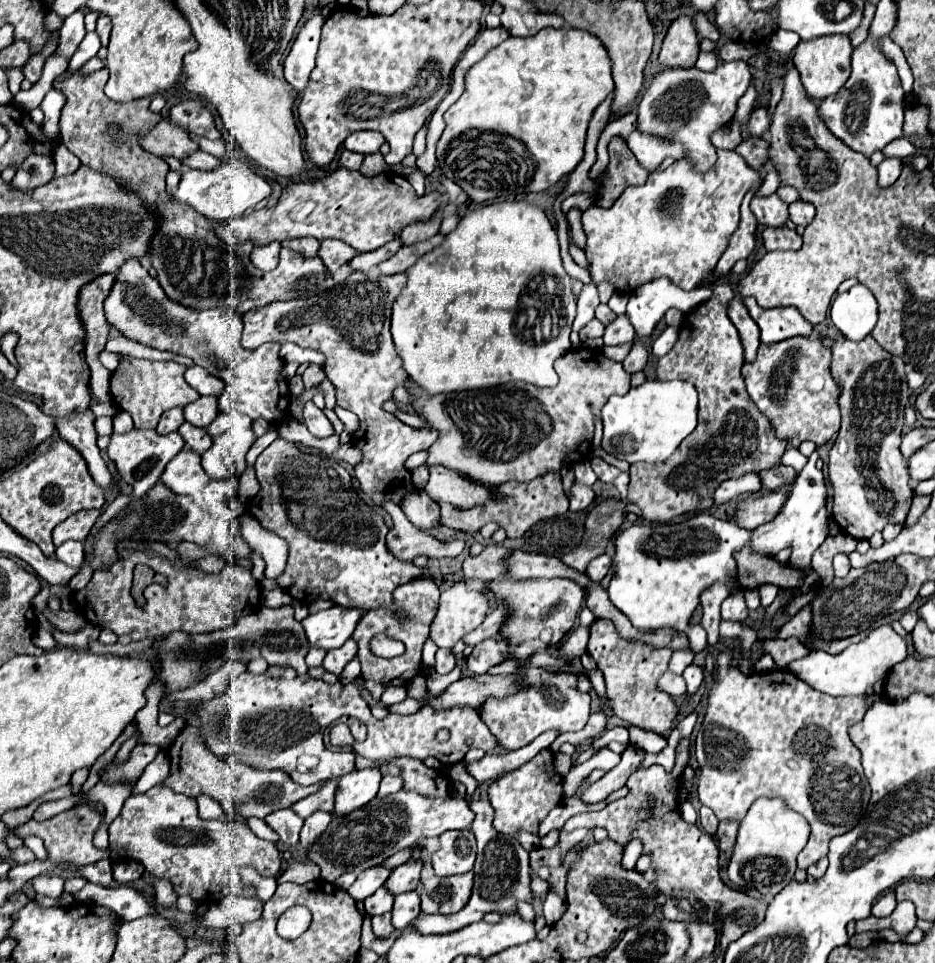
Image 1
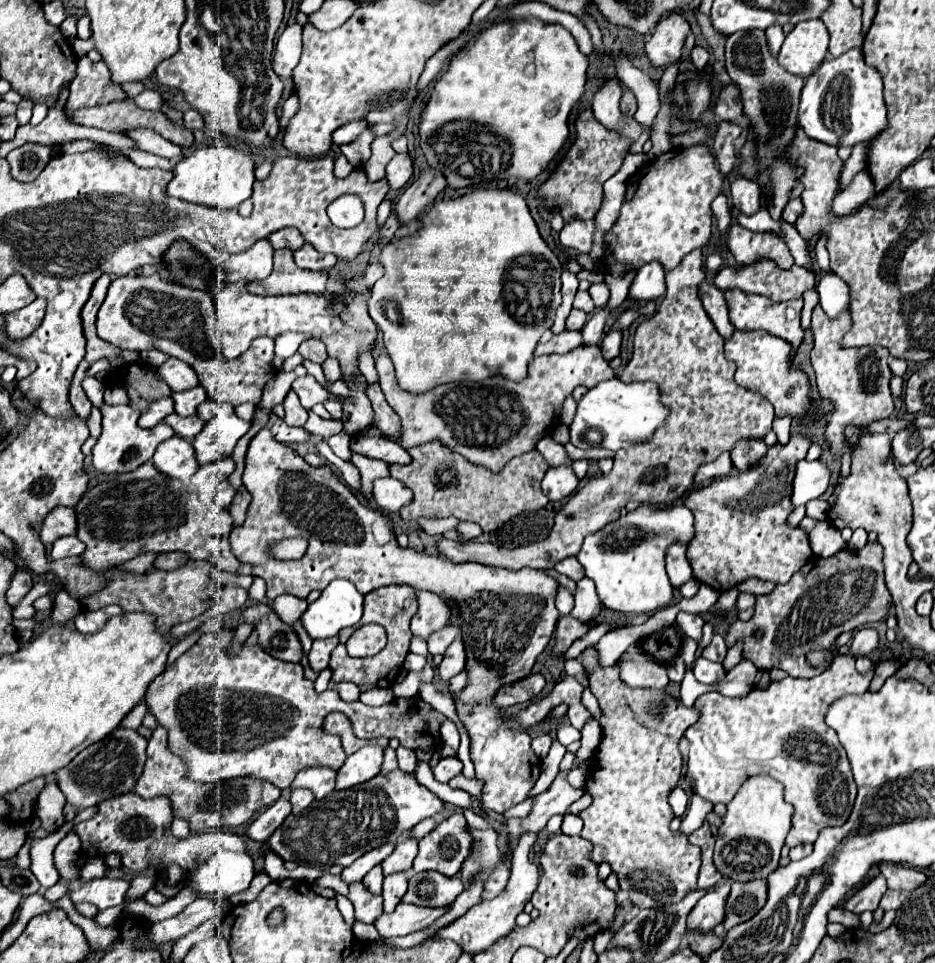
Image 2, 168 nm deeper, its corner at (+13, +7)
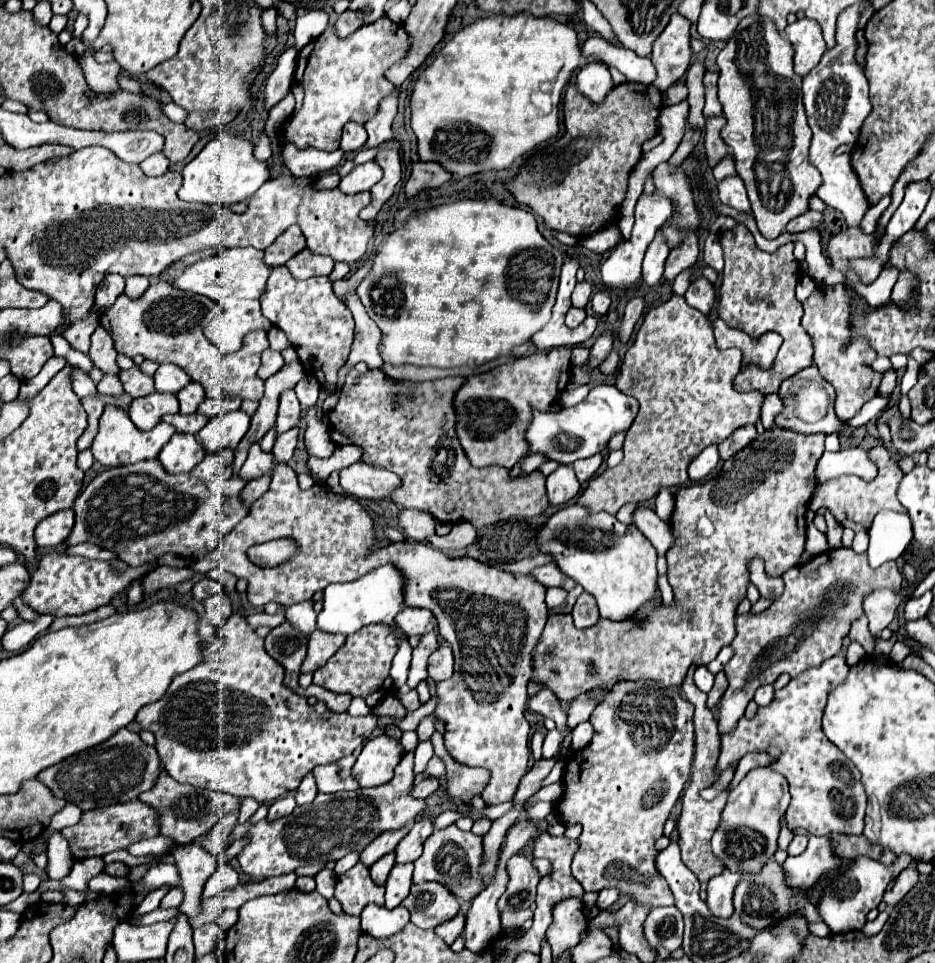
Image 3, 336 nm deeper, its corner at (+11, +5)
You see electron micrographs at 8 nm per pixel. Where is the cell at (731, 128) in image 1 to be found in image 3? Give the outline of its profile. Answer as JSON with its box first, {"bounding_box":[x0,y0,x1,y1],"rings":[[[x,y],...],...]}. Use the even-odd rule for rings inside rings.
{"bounding_box":[576,63,614,103],"rings":[[[588,63],[576,75],[576,85],[584,97],[592,103],[602,103],[606,95],[612,91],[614,83],[610,71],[604,63]]]}

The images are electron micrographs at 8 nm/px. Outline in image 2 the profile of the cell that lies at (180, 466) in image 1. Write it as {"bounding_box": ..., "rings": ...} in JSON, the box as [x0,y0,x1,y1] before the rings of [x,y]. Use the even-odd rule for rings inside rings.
{"bounding_box":[152,435,198,483],"rings":[[[174,435],[170,441],[160,443],[152,461],[158,471],[162,471],[168,477],[180,479],[184,483],[188,483],[190,477],[198,469],[198,461],[196,461],[192,443],[178,435]]]}

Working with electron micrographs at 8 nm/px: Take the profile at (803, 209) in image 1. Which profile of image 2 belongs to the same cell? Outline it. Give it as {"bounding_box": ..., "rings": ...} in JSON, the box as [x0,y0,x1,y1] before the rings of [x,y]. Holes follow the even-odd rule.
{"bounding_box":[782,199,804,225],"rings":[[[790,199],[790,203],[786,205],[786,209],[784,209],[784,213],[782,213],[782,221],[794,225],[796,219],[802,215],[802,211],[804,211],[802,199]]]}

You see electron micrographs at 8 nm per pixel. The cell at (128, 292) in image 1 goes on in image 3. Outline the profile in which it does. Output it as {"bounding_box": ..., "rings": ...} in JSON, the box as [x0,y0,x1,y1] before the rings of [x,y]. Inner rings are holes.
{"bounding_box":[100,281,270,401],"rings":[[[168,281],[152,283],[142,297],[132,299],[126,293],[118,295],[116,303],[100,315],[100,323],[114,339],[118,353],[126,357],[144,355],[156,363],[174,363],[182,367],[192,381],[204,385],[206,397],[240,397],[260,401],[264,381],[258,377],[260,355],[270,347],[265,331],[254,331],[244,341],[244,349],[234,355],[222,355],[218,347],[204,335],[204,327],[216,317],[218,305],[210,297],[186,293]]]}

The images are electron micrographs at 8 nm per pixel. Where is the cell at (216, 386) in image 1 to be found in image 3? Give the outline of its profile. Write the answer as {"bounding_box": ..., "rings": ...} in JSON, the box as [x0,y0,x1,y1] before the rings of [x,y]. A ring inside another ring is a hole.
{"bounding_box":[154,363,190,393],"rings":[[[164,363],[154,373],[154,383],[160,393],[178,393],[180,389],[184,389],[190,383],[190,377],[186,373],[182,373],[182,369],[178,365]]]}

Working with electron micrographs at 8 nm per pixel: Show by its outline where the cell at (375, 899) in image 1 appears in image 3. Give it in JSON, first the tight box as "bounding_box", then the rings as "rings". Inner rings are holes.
{"bounding_box":[370,853,394,885],"rings":[[[394,853],[378,859],[372,867],[370,867],[370,875],[372,875],[372,881],[376,885],[384,885],[386,883],[386,877],[390,875],[390,869],[394,867]]]}

